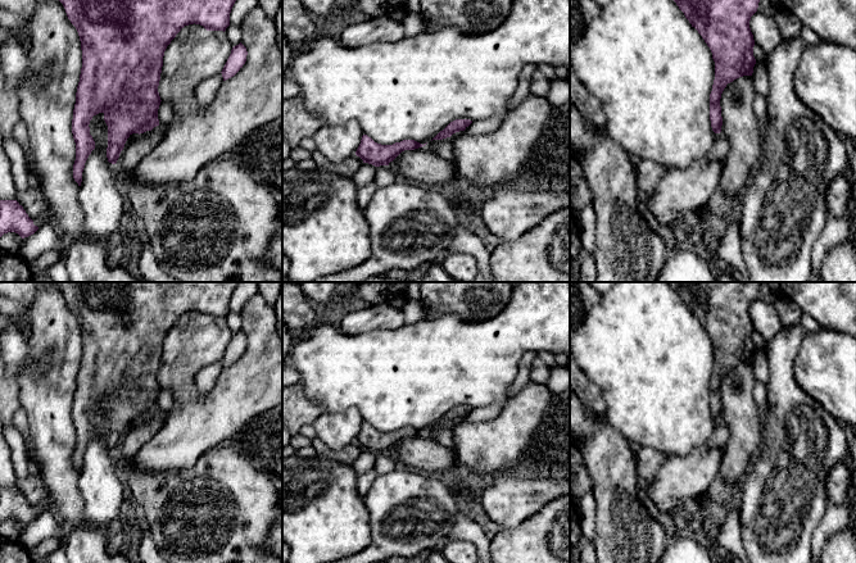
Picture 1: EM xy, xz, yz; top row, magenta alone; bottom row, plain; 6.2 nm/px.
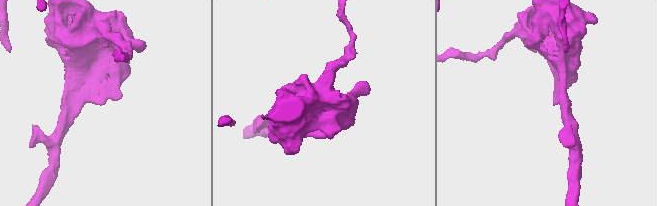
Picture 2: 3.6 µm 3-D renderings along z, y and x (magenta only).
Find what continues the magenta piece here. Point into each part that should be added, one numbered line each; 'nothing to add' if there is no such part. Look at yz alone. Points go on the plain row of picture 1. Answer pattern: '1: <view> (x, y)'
nothing to add

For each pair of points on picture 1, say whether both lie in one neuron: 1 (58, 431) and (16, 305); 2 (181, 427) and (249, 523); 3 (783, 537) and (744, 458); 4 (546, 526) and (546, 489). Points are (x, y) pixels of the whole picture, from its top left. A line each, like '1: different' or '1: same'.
1: different
2: different
3: different
4: different

